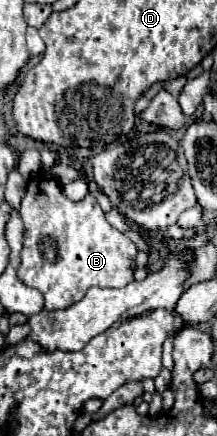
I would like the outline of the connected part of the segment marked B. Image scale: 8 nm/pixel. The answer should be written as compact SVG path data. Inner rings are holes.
M36 178L28 182L20 216L24 222L24 248L18 278L26 286L34 286L42 292L46 310L72 306L84 298L90 286L122 288L134 280L138 248L128 236L106 222L94 196L72 202L64 196L56 180Z

